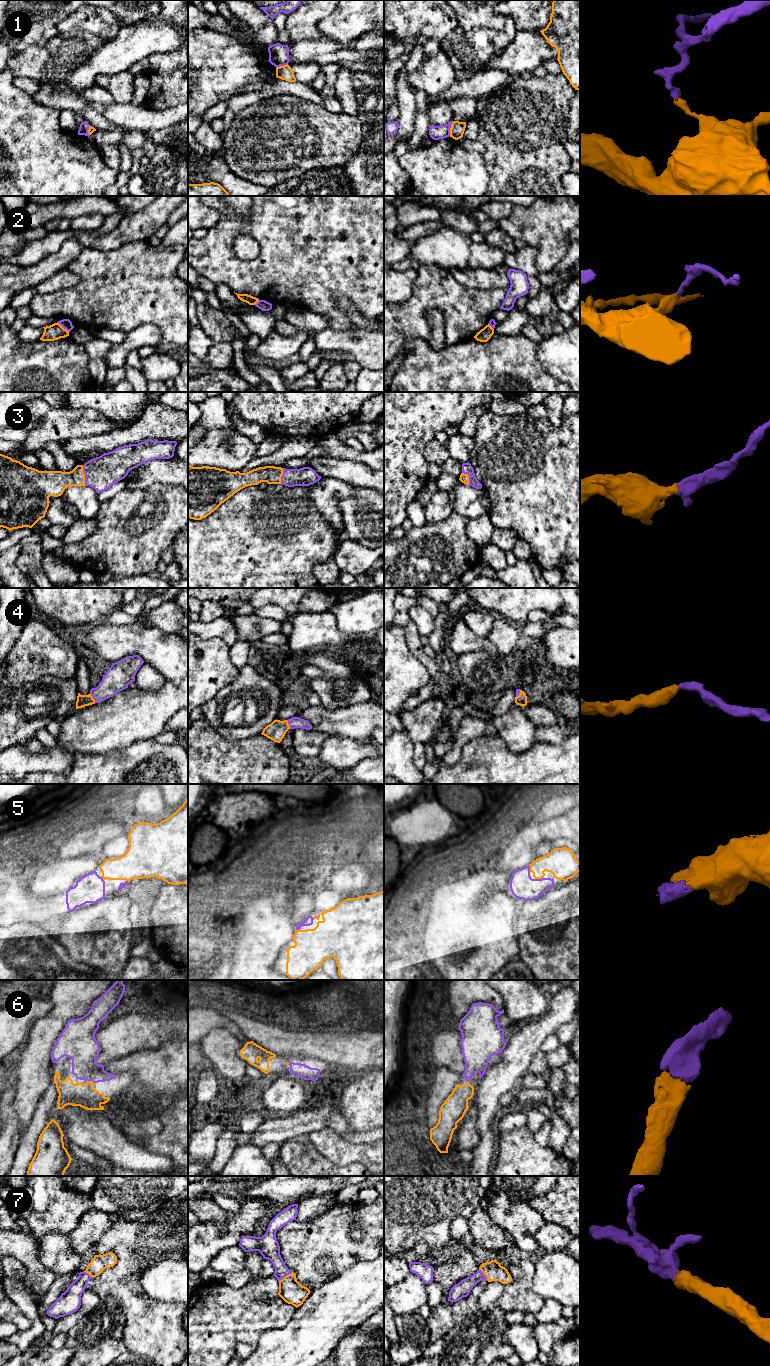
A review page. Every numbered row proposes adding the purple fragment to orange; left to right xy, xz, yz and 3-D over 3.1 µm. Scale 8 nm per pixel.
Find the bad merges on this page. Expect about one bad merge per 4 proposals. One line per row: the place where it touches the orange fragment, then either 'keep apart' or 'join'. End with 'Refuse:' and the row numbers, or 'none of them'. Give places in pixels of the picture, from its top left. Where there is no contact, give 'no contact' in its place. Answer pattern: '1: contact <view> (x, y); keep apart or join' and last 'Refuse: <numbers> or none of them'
1: contact yz (450, 128); keep apart
2: contact xy (62, 327); keep apart
3: contact xy (84, 475); join
4: contact xy (92, 698); join
5: contact yz (539, 878); join
6: contact xy (92, 1081); join
7: contact xz (285, 1276); join
Refuse: 1, 2

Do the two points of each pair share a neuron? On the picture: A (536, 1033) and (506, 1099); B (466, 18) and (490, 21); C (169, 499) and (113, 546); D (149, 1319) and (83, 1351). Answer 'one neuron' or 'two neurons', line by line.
A: two neurons
B: one neuron
C: one neuron
D: two neurons

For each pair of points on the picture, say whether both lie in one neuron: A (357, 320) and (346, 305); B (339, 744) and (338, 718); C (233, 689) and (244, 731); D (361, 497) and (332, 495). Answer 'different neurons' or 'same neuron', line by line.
A: same neuron
B: different neurons
C: same neuron
D: different neurons

